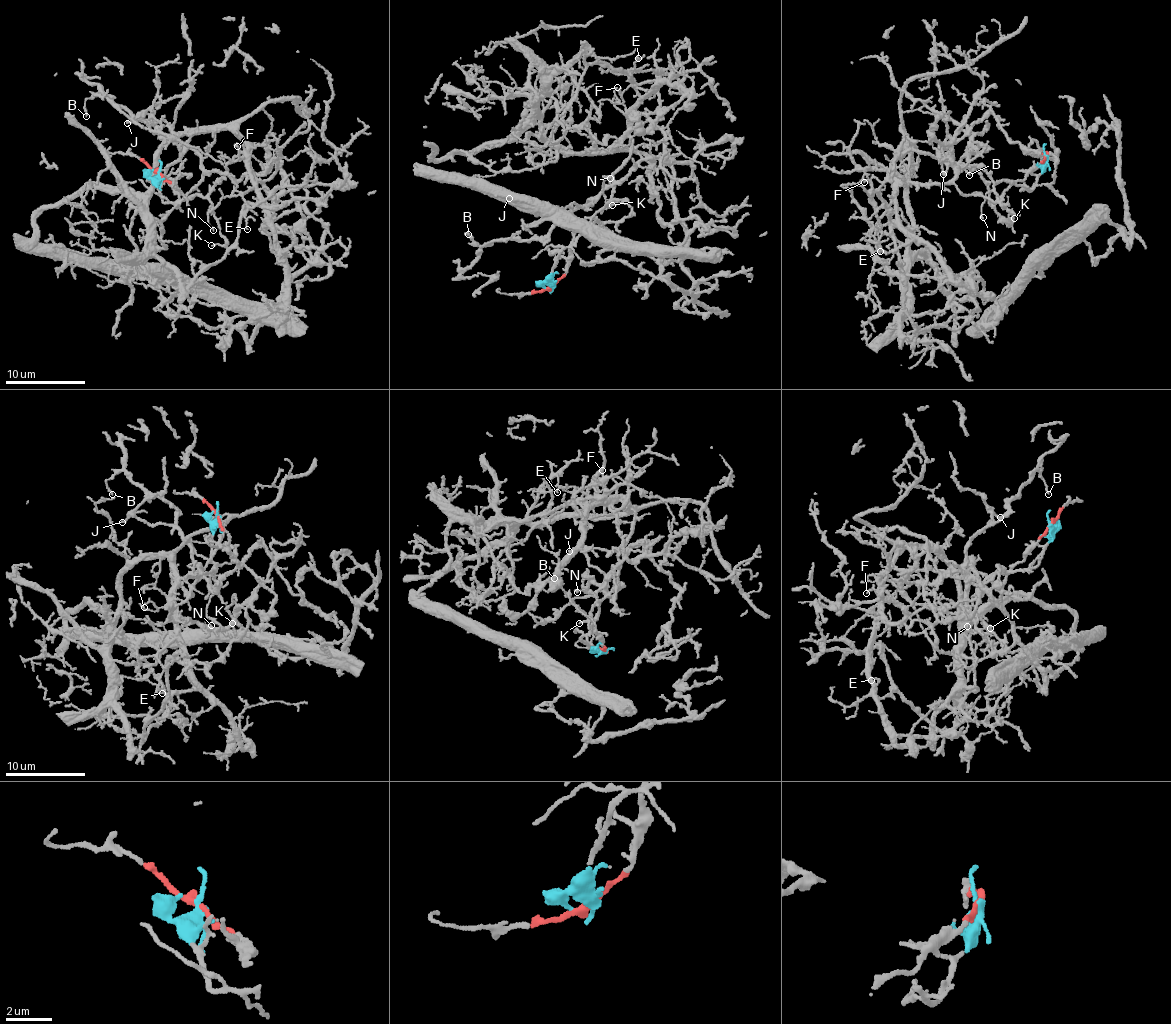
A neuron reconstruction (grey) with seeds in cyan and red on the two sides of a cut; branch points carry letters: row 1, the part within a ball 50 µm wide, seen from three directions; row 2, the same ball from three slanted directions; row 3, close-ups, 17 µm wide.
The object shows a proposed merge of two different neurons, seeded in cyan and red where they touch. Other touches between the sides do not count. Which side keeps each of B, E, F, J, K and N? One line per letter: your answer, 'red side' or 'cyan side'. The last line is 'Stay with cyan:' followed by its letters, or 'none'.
B: red side
E: cyan side
F: cyan side
J: red side
K: cyan side
N: cyan side
Stay with cyan: E, F, K, N

